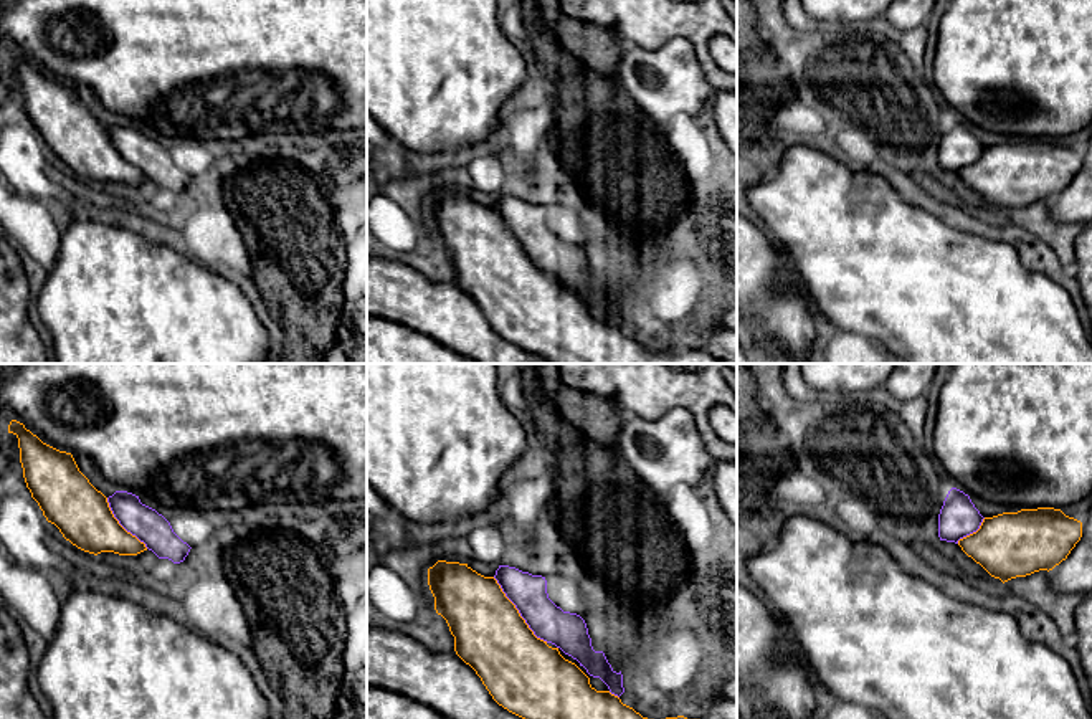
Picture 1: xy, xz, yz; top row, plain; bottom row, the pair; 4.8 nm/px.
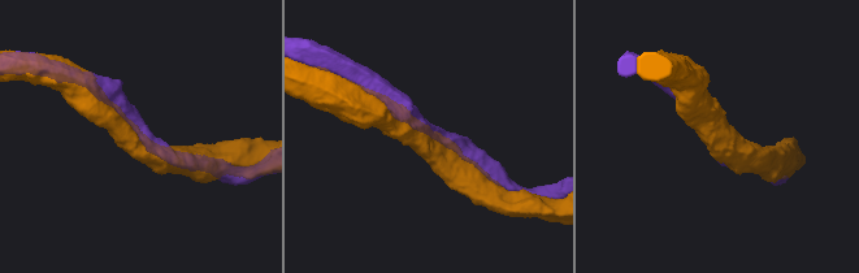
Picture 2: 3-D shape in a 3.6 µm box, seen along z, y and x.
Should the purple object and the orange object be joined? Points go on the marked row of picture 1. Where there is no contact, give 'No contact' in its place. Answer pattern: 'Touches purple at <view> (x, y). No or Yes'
Touches purple at xz (519, 612). Yes

